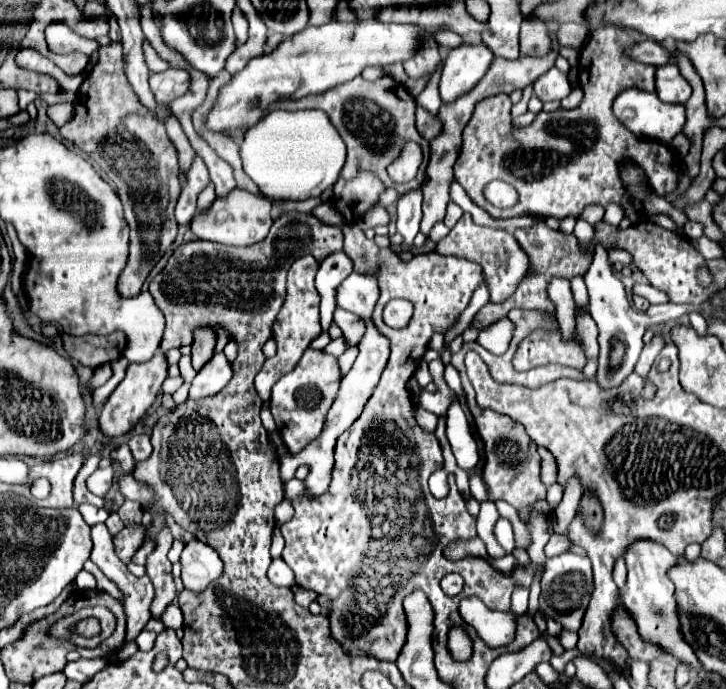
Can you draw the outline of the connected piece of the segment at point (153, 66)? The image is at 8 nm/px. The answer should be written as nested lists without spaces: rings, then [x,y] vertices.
[[[144,38],[143,40],[143,51],[150,72],[163,72],[171,67],[167,62],[164,61],[164,59],[161,59],[157,55],[157,53],[152,48],[152,46],[150,46],[150,43],[146,38]]]

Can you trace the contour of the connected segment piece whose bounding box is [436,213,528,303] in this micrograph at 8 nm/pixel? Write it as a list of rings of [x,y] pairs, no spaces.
[[[464,213],[460,221],[456,223],[456,227],[448,233],[448,237],[436,245],[436,253],[454,255],[454,257],[462,257],[462,259],[478,263],[484,269],[484,275],[488,279],[488,291],[490,291],[492,303],[500,303],[508,299],[516,291],[518,281],[526,275],[526,269],[528,269],[528,257],[520,249],[512,233],[498,231],[492,227],[480,227],[472,221],[468,213]]]

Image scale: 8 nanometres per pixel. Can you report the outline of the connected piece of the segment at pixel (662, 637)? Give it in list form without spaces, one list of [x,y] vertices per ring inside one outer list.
[[[636,541],[626,551],[624,559],[628,567],[628,583],[620,599],[626,613],[632,617],[632,621],[636,621],[636,627],[640,629],[644,641],[660,643],[660,647],[666,649],[666,653],[674,655],[680,663],[686,663],[692,669],[702,669],[692,645],[688,645],[688,641],[684,641],[684,635],[680,633],[674,585],[668,579],[668,569],[676,565],[676,557],[668,549],[664,549],[664,545],[658,545],[654,541]]]

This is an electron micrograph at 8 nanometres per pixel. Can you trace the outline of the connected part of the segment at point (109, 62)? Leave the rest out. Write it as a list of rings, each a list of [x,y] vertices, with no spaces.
[[[110,41],[106,47],[100,47],[100,59],[90,71],[90,75],[84,79],[84,83],[78,89],[76,99],[76,111],[74,117],[60,129],[60,135],[74,143],[78,149],[82,149],[88,155],[88,161],[92,167],[116,187],[126,221],[130,225],[130,257],[126,267],[122,269],[118,277],[118,293],[120,297],[136,297],[142,291],[142,285],[152,271],[152,267],[160,261],[160,257],[166,253],[166,249],[174,243],[178,233],[178,223],[174,219],[174,207],[180,195],[180,181],[178,181],[178,151],[174,149],[172,141],[166,135],[166,129],[160,121],[156,121],[148,109],[136,99],[126,75],[124,75],[124,55],[121,41]]]

